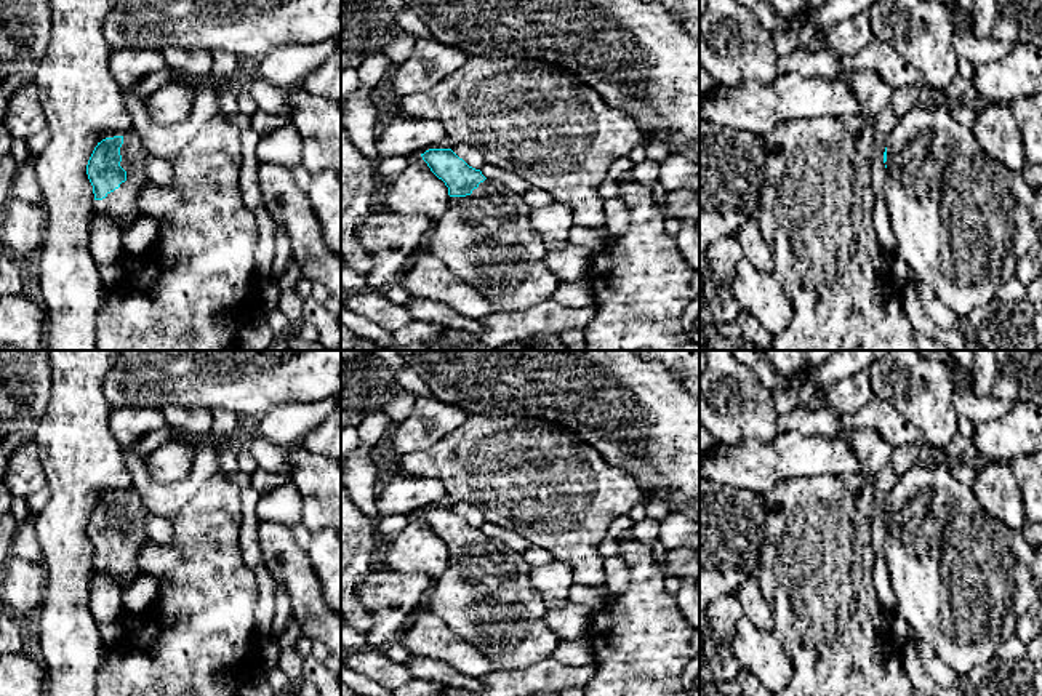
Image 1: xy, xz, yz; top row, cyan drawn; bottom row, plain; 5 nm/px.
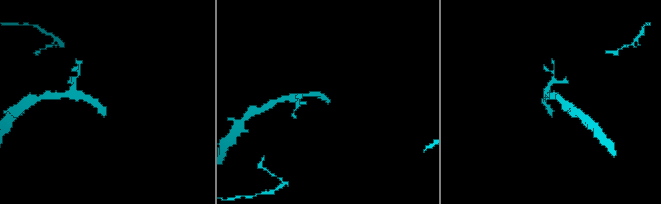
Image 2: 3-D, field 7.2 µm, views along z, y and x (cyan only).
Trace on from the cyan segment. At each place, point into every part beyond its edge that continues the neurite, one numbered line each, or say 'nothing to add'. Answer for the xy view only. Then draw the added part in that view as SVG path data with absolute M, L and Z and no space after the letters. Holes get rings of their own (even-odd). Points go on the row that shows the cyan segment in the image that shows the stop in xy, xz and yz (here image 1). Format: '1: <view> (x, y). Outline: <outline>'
1: xy (120, 207). Outline: M134 128L123 134L120 155L120 166L126 171L126 181L106 198L94 200L93 210L104 214L123 232L139 219L152 216L138 205L144 186L150 182L150 173L146 165L149 150Z

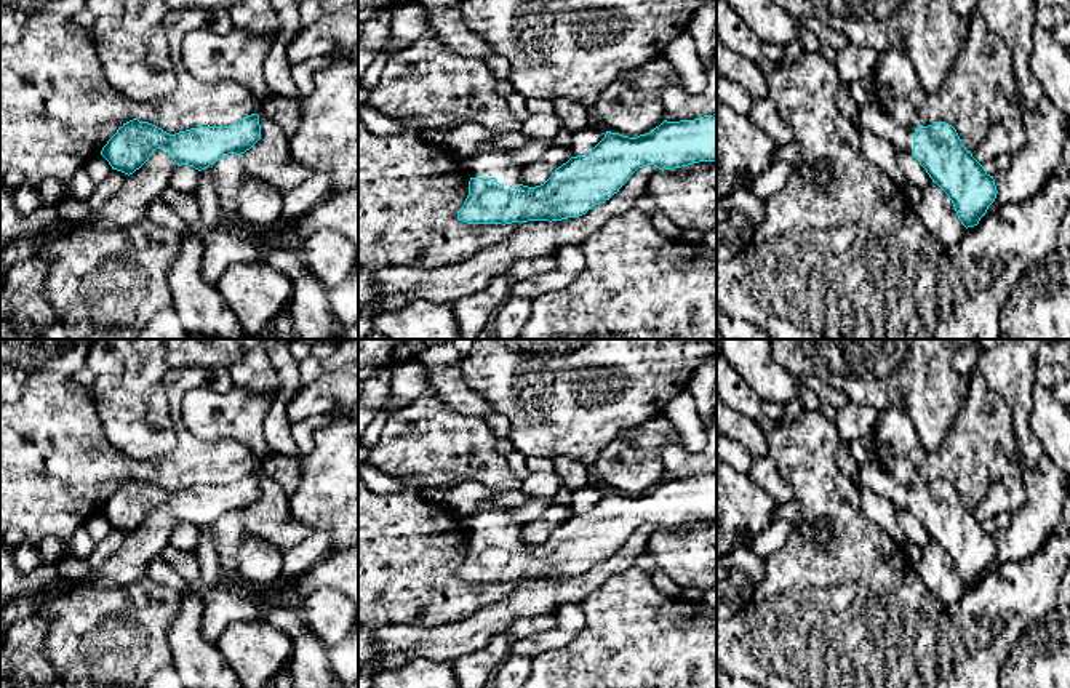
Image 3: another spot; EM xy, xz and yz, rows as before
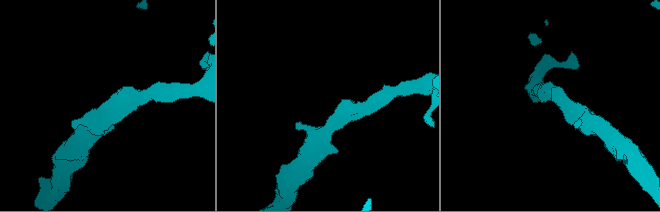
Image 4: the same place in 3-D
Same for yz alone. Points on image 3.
1: yz (872, 116). Outline: M875 98L859 107L857 115L860 128L870 130L873 134L888 139L897 152L913 154L915 130L897 123Z

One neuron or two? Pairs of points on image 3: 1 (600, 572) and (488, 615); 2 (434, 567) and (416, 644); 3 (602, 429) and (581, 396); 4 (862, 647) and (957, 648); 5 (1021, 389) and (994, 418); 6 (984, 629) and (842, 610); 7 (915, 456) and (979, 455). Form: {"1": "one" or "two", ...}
{"1": "one", "2": "two", "3": "one", "4": "one", "5": "two", "6": "one", "7": "one"}

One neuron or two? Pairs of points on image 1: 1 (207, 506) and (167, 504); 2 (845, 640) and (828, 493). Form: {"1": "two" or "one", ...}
{"1": "two", "2": "one"}

